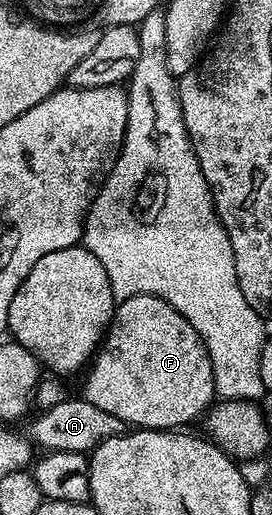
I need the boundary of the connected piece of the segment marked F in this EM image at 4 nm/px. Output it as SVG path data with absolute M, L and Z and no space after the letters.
M133 296L115 307L110 327L88 371L84 399L138 430L185 429L185 424L192 423L198 415L199 419L216 400L212 364L201 338L179 312L155 296Z

